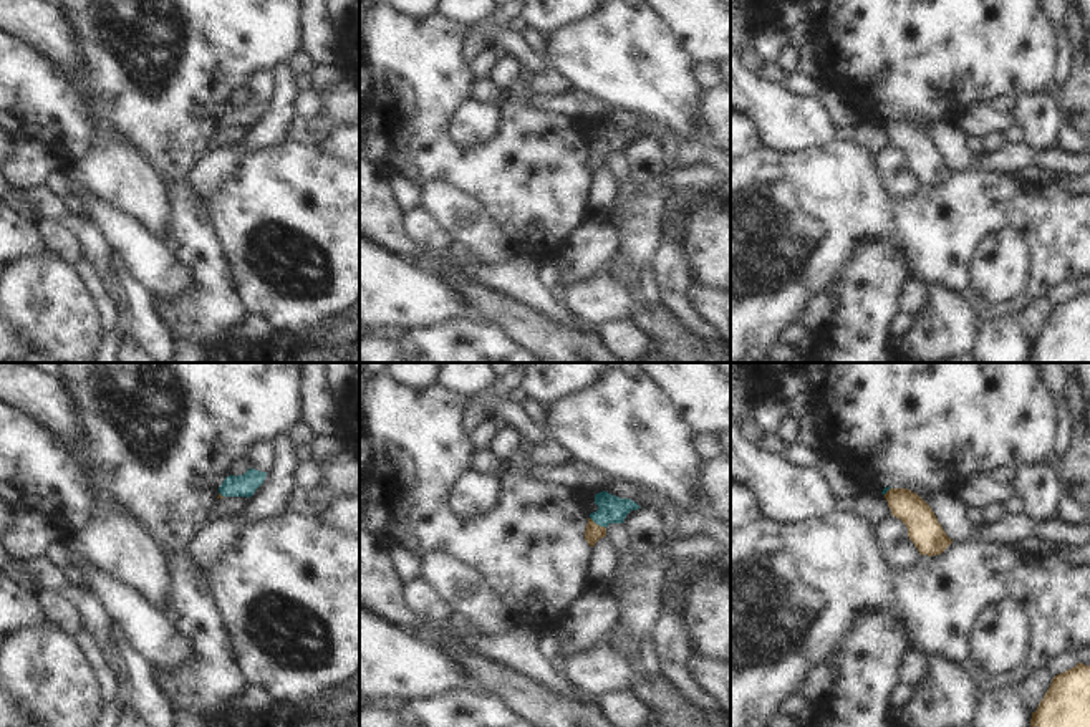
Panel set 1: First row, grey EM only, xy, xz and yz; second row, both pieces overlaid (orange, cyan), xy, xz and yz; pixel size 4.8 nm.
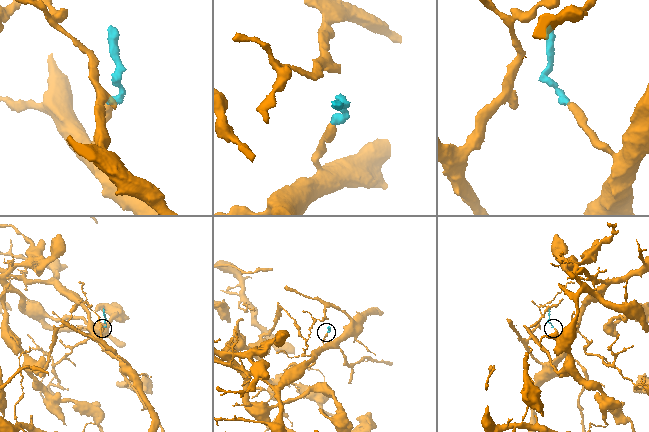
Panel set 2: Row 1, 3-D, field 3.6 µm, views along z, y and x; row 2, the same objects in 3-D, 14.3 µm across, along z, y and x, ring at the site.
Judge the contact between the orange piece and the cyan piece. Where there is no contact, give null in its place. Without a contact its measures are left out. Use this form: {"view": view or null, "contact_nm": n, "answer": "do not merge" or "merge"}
{"view": "xz", "contact_nm": 100, "answer": "merge"}

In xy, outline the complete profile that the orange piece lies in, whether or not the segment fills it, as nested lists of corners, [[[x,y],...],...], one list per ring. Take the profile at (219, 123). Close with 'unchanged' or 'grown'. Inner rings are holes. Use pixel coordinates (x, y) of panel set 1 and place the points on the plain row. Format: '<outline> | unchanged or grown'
[[[248,98],[244,104],[229,104],[219,116],[219,126],[252,126],[263,113],[267,101]]] | grown

